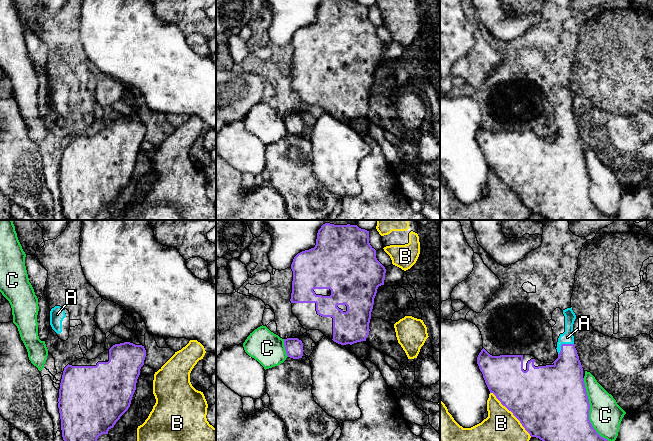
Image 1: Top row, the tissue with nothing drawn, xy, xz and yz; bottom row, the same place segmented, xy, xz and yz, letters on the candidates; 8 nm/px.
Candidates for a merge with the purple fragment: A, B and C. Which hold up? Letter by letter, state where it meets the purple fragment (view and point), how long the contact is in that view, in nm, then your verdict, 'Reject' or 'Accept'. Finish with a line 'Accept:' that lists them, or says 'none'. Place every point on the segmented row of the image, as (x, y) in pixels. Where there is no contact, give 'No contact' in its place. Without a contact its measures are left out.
A: Touches purple at yz (562, 344). Shared border 160 nm. Accept
B: Touches purple at yz (512, 412). Shared border 480 nm. Reject
C: Touches purple at yz (588, 411). Shared border 550 nm. Reject
Accept: A

